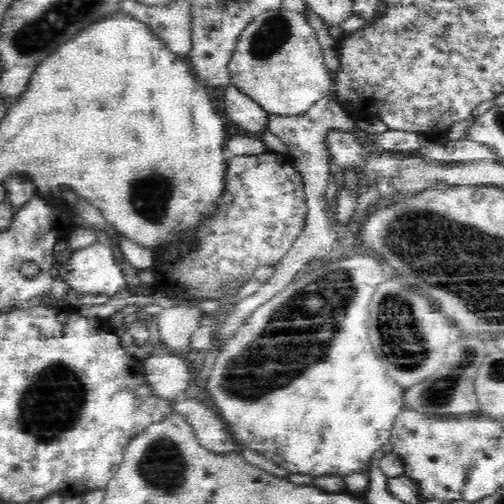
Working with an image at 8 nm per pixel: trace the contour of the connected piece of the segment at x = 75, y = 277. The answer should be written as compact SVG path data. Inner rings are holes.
M103 237L93 244L74 249L67 267L64 278L81 295L113 295L124 288L122 267Z

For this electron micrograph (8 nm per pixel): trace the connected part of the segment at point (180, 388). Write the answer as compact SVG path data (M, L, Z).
M161 346L159 355L142 365L149 388L161 401L176 401L190 386L190 371L182 359Z

